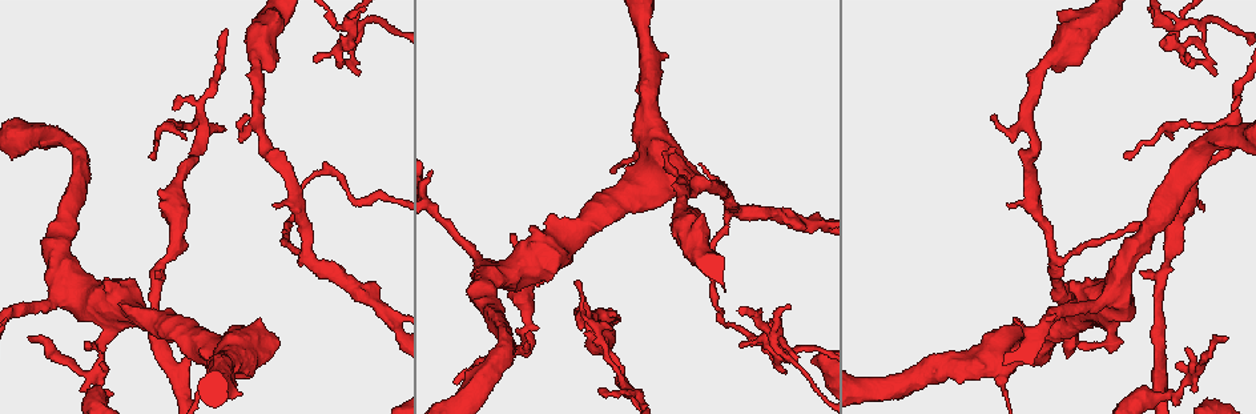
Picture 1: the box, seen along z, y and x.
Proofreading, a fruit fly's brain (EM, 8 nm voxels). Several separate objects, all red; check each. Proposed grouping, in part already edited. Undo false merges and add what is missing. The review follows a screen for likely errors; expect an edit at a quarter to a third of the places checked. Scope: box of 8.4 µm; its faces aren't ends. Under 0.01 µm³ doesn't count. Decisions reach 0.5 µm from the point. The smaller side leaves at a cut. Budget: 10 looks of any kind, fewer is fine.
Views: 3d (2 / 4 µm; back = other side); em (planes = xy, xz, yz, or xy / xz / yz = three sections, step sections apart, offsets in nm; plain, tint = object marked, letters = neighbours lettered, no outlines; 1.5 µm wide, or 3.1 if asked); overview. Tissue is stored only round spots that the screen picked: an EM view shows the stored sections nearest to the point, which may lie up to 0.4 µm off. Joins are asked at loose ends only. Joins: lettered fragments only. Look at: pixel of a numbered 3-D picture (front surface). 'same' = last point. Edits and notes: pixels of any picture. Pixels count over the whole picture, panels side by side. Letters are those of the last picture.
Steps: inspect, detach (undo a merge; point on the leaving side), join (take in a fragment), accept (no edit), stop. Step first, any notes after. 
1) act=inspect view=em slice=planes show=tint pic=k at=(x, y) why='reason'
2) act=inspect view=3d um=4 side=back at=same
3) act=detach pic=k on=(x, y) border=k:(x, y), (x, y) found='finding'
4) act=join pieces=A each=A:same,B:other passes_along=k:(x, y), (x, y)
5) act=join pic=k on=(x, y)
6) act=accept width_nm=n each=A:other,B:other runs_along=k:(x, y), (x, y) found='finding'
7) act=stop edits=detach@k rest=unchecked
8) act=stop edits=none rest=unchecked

act=inspect view=em slice=planes show=letters pic=1 at=(348, 39) why='four arms meet'

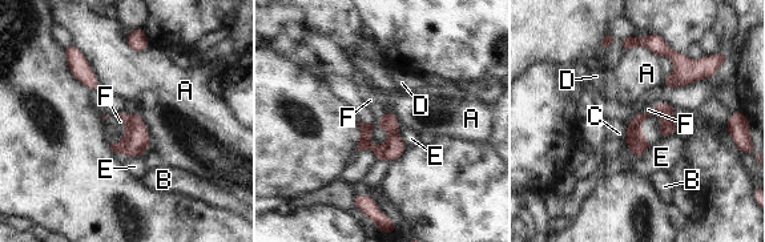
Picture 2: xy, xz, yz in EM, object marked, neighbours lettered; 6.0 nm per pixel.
act=detach pic=2 on=(668, 83) each=A:other,B:other,C:other,D:other,E:other,F:other found='two cells meet here'

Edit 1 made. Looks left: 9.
act=inspect view=3d um=4 pic=1 at=(575, 283) why='an open end'

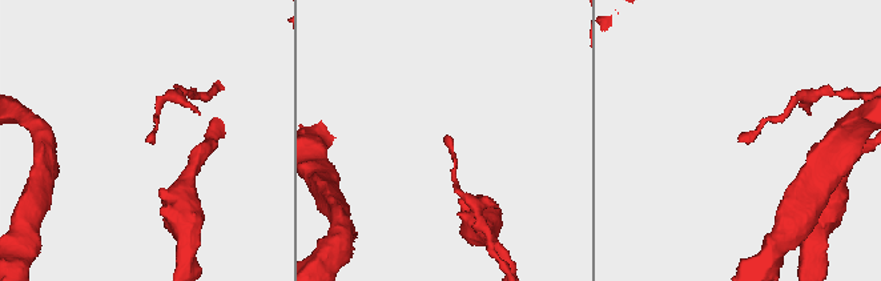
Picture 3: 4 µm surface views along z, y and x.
act=inspect view=em slice=xz step=4 show=tint pic=3 at=(147, 141) why='need the tissue'

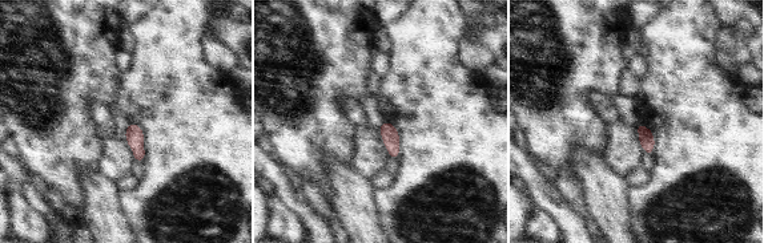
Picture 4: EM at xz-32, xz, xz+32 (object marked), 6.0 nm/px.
act=inspect view=em slice=planes show=letters at=same

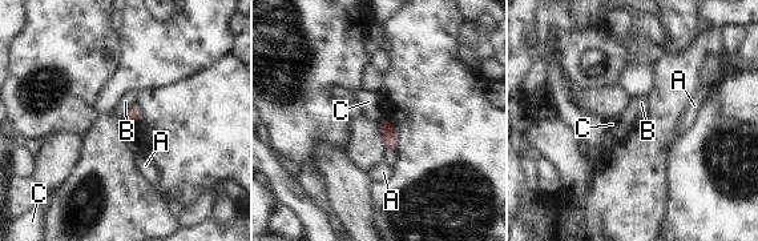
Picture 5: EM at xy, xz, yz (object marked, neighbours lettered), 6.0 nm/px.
act=accept each=A:other,B:other,C:other border=5:(126, 109), (121, 117) found='none of them fits'

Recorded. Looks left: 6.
act=inspect view=em slice=xz step=4 show=tint pic=1 at=(258, 322)

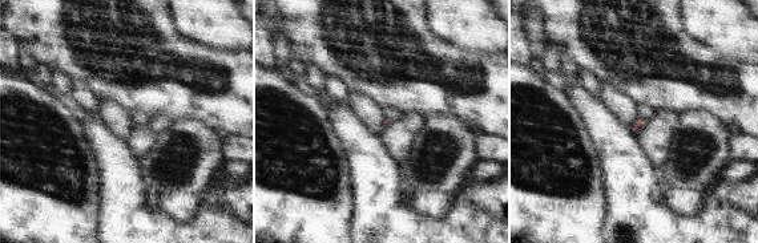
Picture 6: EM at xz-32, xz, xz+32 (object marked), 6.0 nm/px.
act=inspect view=em slice=planes show=tint at=same why='another direction'

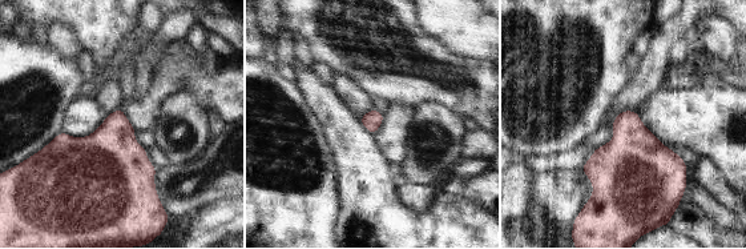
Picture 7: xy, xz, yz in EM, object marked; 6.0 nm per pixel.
act=inspect view=em slice=planes show=letters at=same why='see the neighbours'

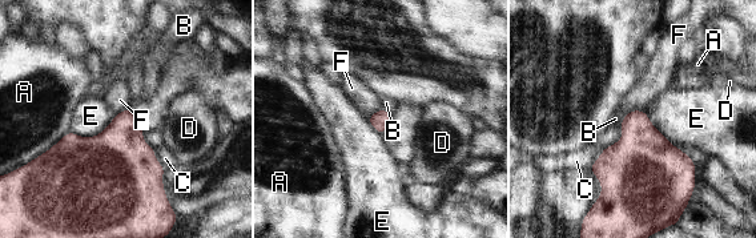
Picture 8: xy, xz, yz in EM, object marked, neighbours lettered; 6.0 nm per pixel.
act=accept each=A:other,B:other,C:other,D:other,E:other,F:other found='no lettered fragment goes on from it'

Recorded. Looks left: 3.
act=stop edits=detach@2 rest=unchecked

